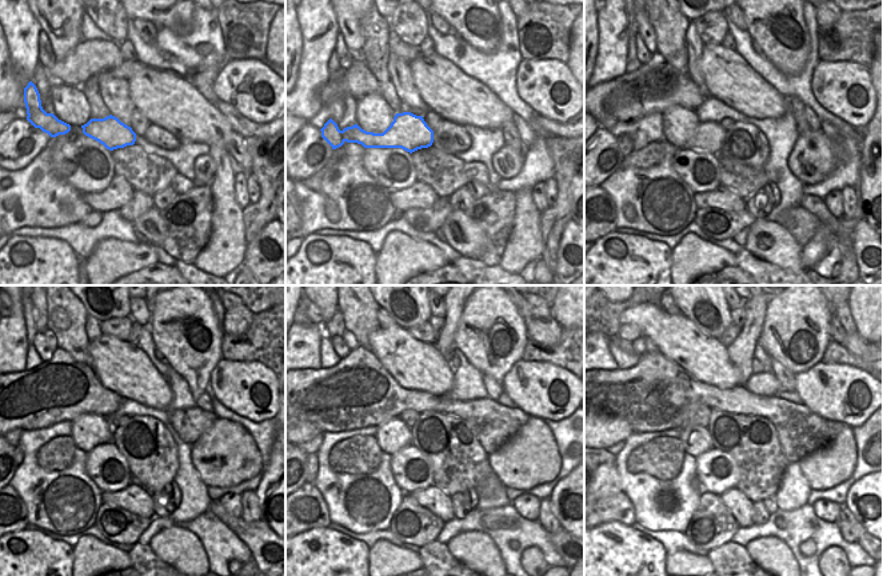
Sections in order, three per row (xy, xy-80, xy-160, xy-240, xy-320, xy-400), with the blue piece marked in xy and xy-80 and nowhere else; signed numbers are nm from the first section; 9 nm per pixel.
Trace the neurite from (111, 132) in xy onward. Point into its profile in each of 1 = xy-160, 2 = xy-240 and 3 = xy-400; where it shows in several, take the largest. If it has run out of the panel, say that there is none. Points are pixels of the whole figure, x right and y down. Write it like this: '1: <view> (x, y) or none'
1: xy-160 (708, 136)
2: xy-240 (18, 454)
3: xy-400 (611, 484)

